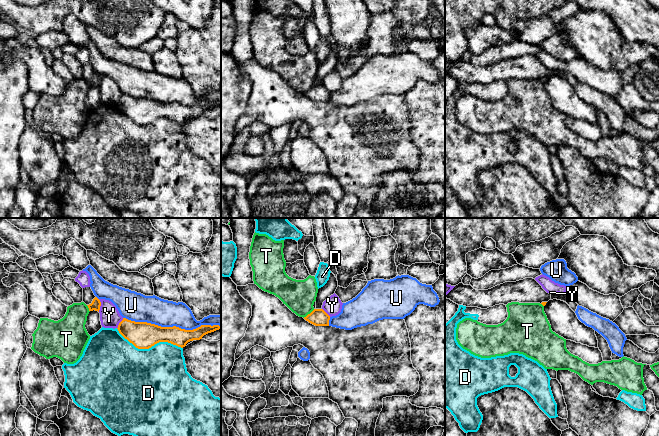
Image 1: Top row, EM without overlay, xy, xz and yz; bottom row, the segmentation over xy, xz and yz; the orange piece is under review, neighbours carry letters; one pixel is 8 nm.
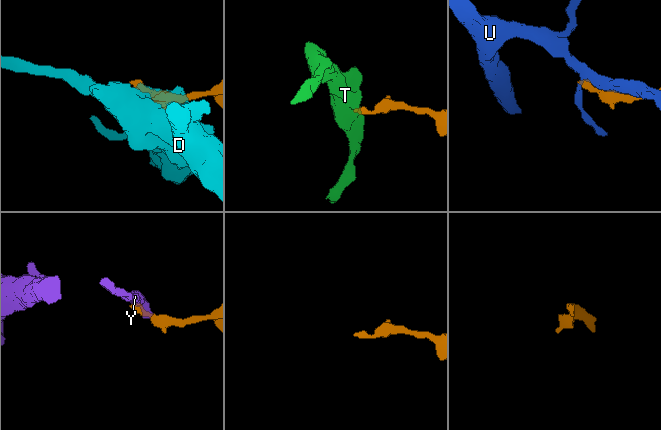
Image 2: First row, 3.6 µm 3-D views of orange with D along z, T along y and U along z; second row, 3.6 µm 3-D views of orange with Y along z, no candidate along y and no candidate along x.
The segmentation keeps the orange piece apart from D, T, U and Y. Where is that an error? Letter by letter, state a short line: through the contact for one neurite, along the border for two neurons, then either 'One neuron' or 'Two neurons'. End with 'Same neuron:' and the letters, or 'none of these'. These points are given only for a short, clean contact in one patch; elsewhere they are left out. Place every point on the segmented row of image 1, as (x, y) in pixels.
D: Two neurons
T: Line: xz (314, 309), (303, 317). Two neurons
U: Two neurons
Y: Two neurons
Same neuron: none of these

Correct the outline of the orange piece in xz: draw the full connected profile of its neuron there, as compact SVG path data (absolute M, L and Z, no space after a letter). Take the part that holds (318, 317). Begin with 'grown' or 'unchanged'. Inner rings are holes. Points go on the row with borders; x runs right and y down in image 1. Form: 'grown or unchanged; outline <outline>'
unchanged; outline M314 309L304 319L315 326L329 326L330 316L323 309Z

